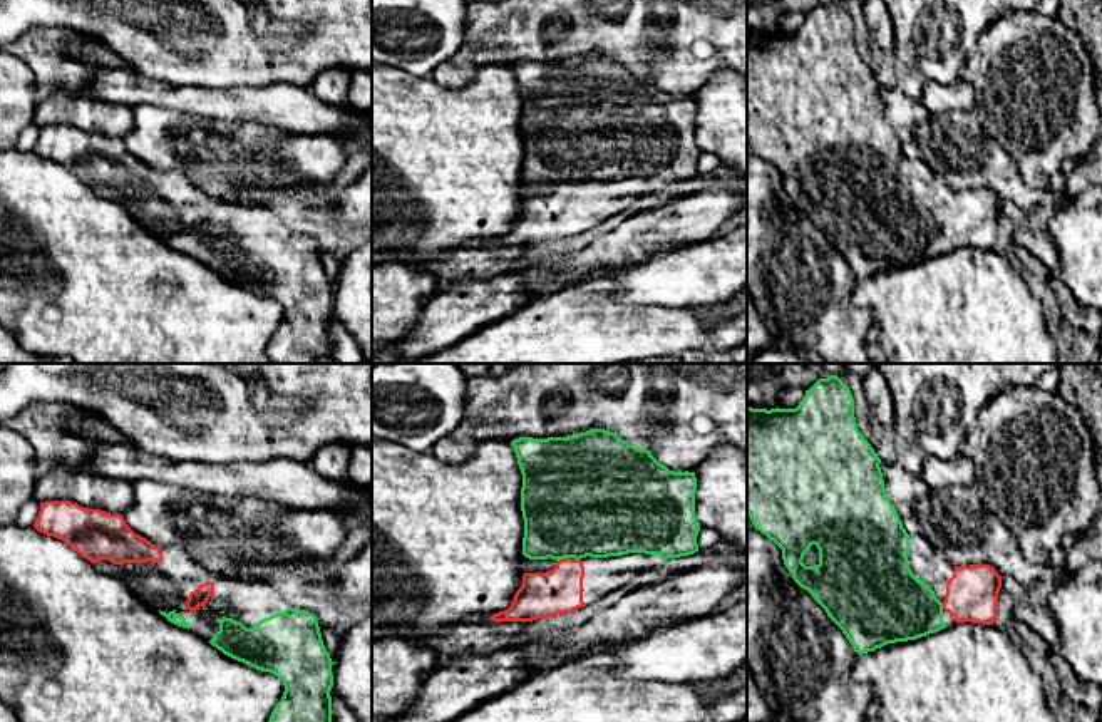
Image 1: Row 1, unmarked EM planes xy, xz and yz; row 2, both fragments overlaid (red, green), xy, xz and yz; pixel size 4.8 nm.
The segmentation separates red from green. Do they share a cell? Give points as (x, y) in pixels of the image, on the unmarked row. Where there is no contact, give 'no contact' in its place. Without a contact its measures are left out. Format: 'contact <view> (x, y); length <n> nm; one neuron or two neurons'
contact xz (565, 183); length 70 nm; one neuron

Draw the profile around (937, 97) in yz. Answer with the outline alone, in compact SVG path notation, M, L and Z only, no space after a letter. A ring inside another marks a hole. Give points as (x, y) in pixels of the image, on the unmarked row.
M928 79L921 90L921 102L929 114L945 114L951 111L971 112L975 107L973 87L963 79L945 85Z

